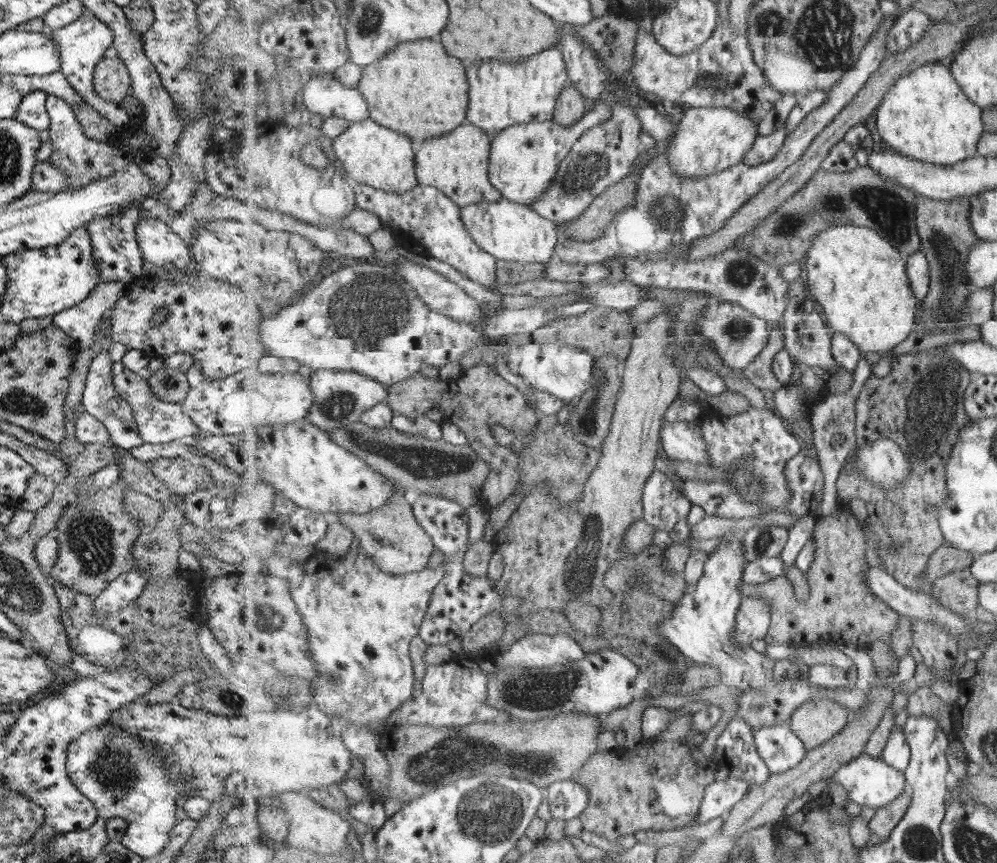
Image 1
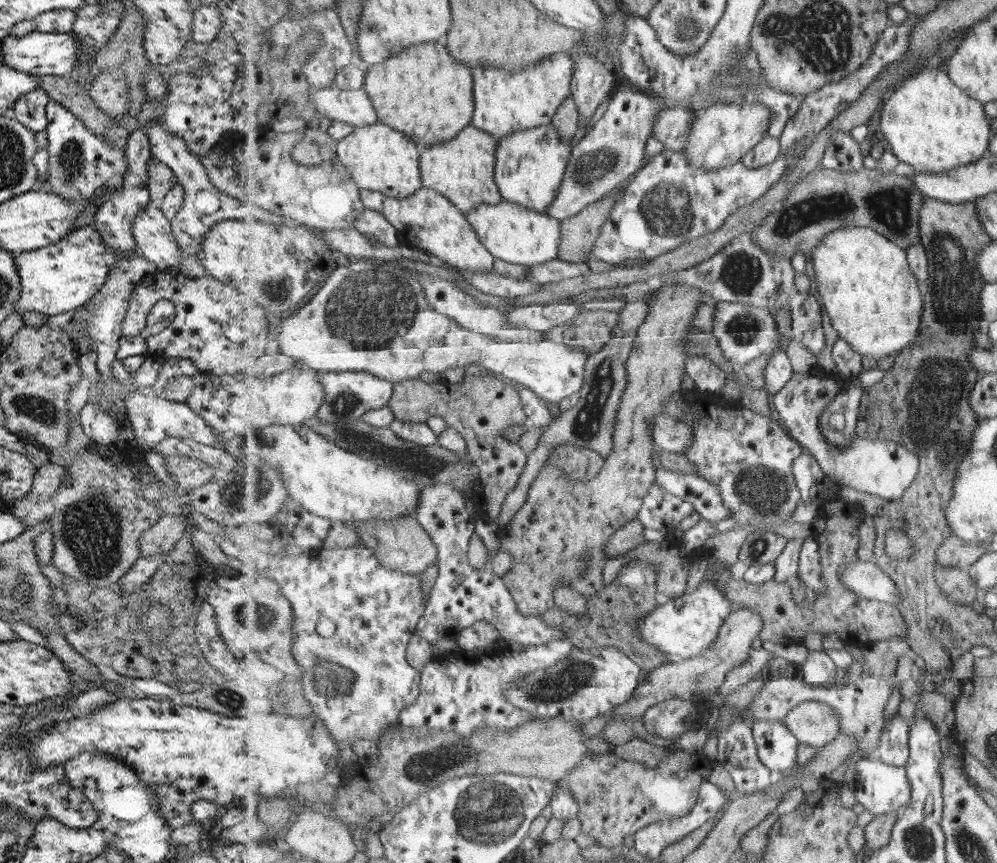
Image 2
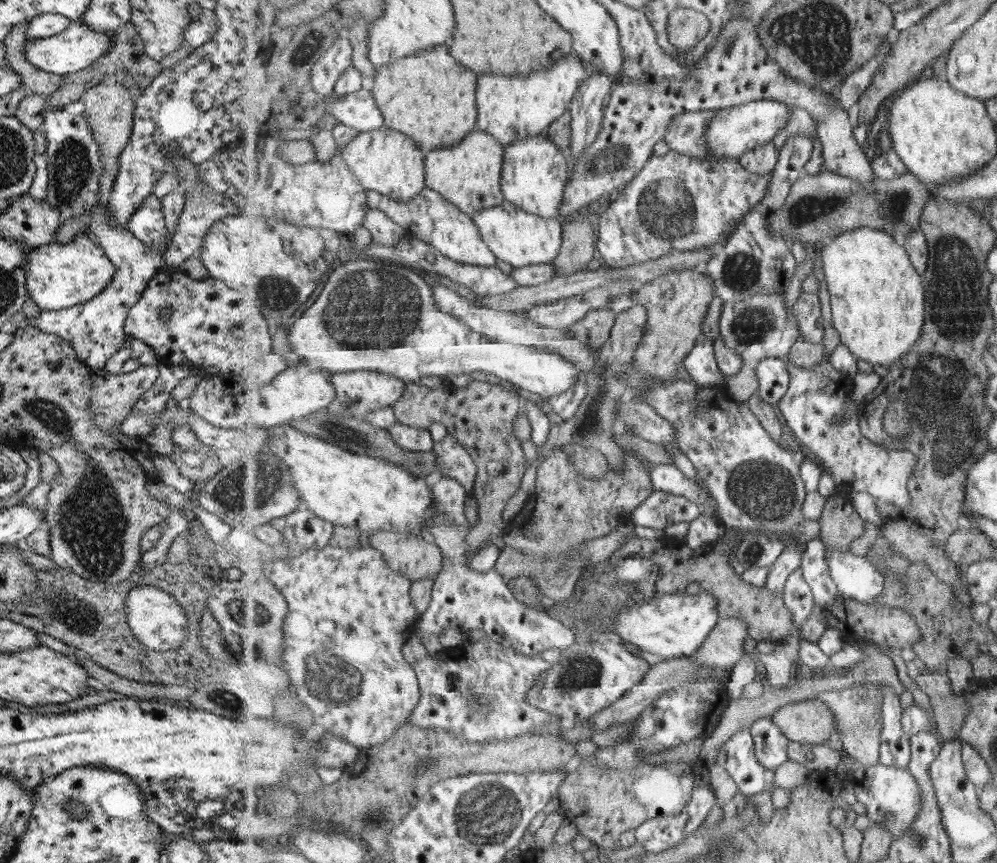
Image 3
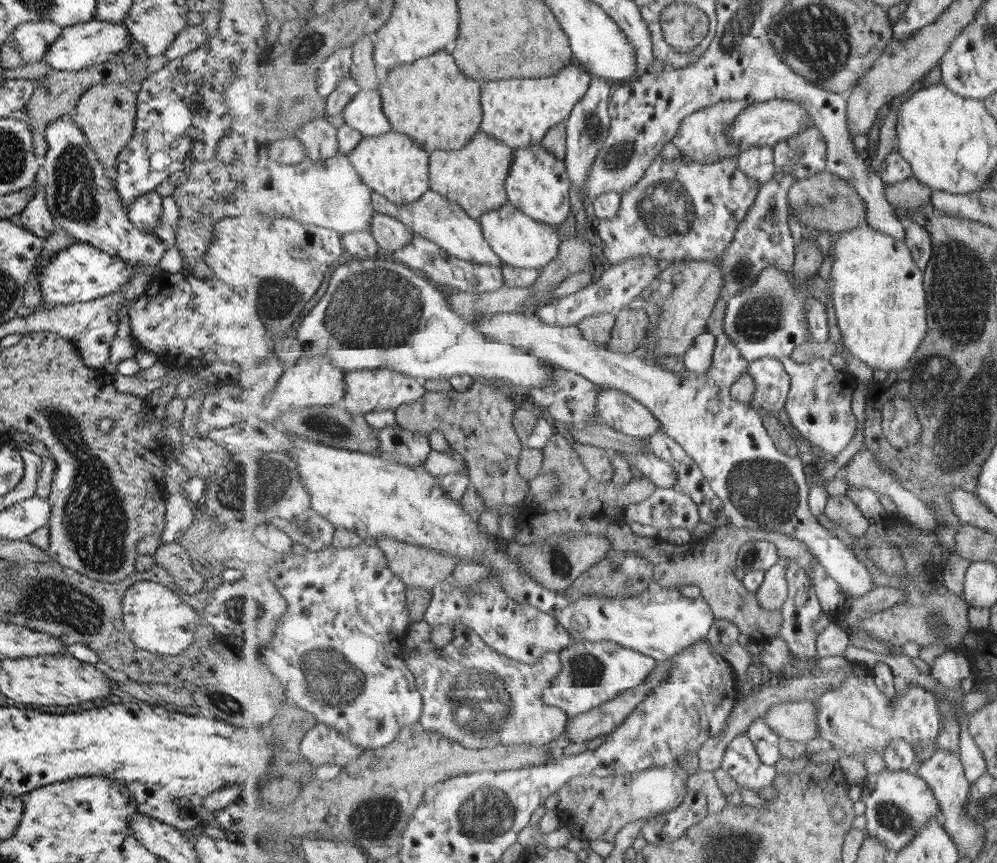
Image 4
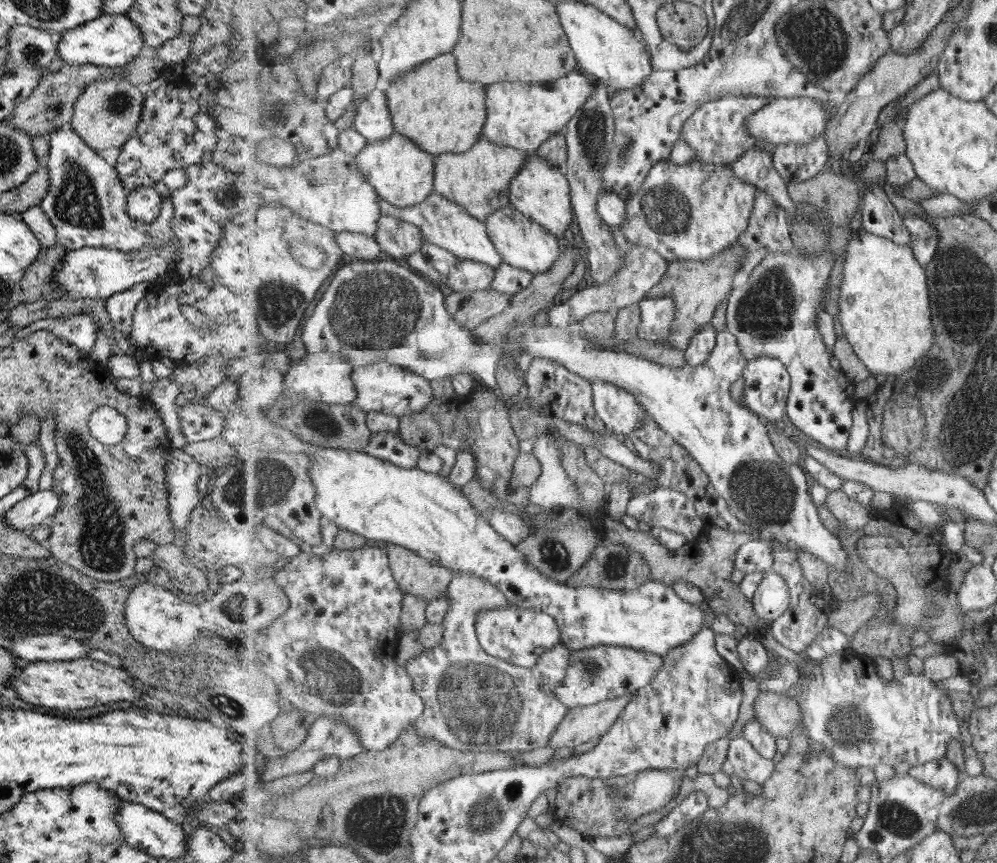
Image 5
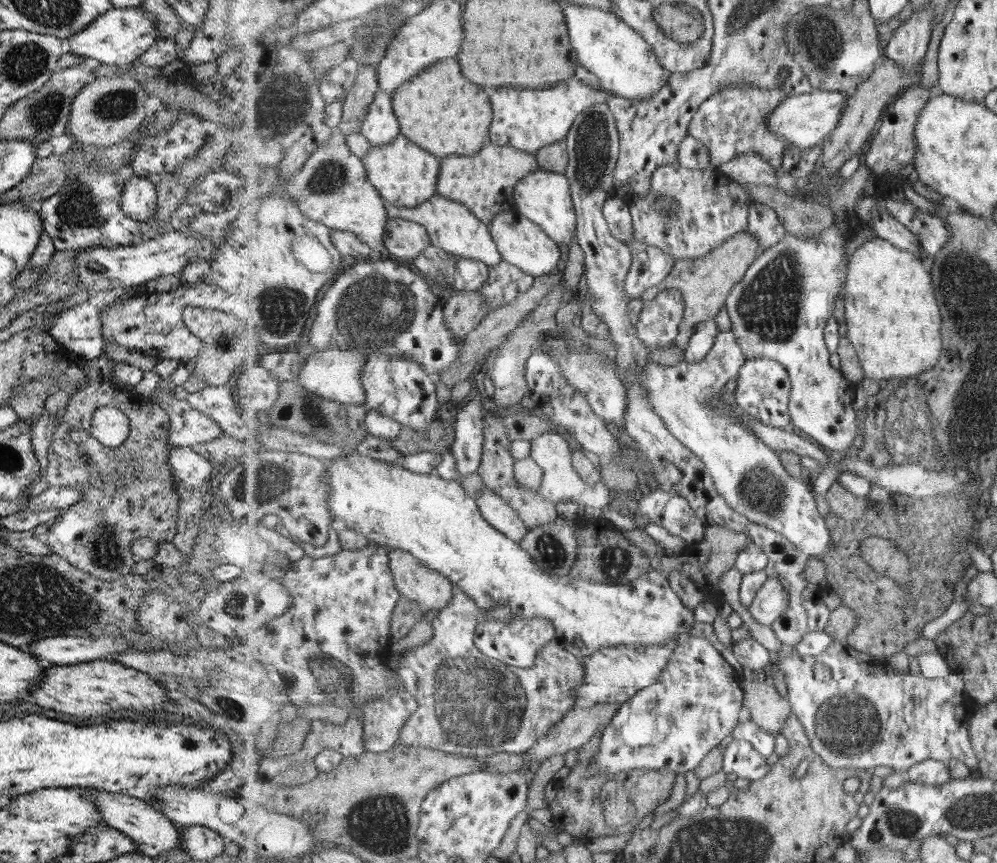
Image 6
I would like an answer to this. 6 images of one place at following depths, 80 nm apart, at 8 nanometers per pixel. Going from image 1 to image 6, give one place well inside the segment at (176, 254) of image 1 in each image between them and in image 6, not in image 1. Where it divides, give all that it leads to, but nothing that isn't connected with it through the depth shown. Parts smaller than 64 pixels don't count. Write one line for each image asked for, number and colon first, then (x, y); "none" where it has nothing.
2: (151, 232)
3: (146, 223)
4: (144, 212)
5: (143, 204)
6: (138, 198)

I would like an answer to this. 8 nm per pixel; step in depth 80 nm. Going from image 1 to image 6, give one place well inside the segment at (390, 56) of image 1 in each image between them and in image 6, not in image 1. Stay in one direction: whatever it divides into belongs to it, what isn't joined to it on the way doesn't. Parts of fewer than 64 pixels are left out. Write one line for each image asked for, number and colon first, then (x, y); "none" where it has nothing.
2: (424, 92)
3: (432, 98)
4: (430, 100)
5: (432, 105)
6: (439, 111)

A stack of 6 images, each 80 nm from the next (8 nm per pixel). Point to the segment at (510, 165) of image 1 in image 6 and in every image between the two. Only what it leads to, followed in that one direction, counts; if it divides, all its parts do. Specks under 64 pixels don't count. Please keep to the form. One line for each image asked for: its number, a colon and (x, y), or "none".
2: (531, 164)
3: (536, 171)
4: (538, 184)
5: (542, 191)
6: (545, 197)

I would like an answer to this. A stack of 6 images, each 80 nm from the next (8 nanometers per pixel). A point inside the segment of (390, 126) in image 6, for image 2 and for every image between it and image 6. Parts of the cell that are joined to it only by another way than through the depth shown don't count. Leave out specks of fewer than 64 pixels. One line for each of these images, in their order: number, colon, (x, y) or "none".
2: (354, 107)
3: (358, 109)
4: (366, 113)
5: (373, 119)

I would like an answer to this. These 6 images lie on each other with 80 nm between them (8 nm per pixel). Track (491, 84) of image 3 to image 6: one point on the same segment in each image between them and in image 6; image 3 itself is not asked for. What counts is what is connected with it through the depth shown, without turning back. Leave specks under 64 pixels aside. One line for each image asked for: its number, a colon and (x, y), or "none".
4: (519, 113)
5: (523, 115)
6: (536, 118)

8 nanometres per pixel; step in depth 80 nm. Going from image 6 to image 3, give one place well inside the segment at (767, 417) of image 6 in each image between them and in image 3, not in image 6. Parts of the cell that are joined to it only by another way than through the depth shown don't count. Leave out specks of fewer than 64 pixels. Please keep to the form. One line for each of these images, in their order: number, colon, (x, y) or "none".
3: (774, 377)
4: (773, 383)
5: (768, 383)

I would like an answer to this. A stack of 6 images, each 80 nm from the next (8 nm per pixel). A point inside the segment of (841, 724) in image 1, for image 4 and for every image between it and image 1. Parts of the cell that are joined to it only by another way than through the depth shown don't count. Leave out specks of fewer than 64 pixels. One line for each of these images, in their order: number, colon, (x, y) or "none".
2: (815, 723)
3: (811, 720)
4: (795, 721)

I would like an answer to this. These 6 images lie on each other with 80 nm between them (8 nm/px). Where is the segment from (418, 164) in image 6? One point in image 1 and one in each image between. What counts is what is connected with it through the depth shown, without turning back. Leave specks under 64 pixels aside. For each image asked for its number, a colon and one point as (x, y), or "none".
1: (371, 154)
2: (382, 159)
3: (387, 161)
4: (393, 165)
5: (403, 174)

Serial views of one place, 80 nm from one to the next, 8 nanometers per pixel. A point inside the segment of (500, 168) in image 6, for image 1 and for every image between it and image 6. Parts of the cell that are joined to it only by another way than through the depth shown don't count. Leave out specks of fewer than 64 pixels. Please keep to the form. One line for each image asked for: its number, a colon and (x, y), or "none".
1: (458, 163)
2: (463, 169)
3: (470, 175)
4: (474, 177)
5: (480, 179)

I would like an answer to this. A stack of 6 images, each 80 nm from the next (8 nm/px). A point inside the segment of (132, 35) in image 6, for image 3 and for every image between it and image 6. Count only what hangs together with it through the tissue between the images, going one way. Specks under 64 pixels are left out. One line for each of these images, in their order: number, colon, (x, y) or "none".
3: (76, 47)
4: (79, 45)
5: (110, 40)

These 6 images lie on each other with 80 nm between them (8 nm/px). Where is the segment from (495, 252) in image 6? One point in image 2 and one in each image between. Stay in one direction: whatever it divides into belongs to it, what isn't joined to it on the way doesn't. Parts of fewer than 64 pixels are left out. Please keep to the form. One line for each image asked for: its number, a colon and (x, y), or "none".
2: (432, 222)
3: (429, 216)
4: (434, 216)
5: (444, 222)

